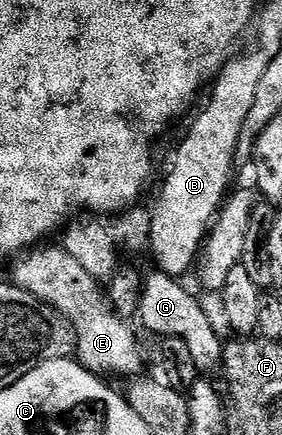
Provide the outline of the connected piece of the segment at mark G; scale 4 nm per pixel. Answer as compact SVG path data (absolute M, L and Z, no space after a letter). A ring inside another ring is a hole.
M160 271L145 273L141 286L141 302L137 308L139 321L145 324L149 333L158 333L158 338L178 337L187 343L194 360L194 366L202 374L213 373L223 365L223 337L211 327L210 320L203 315L203 309L196 296L189 294L175 277L168 277Z

